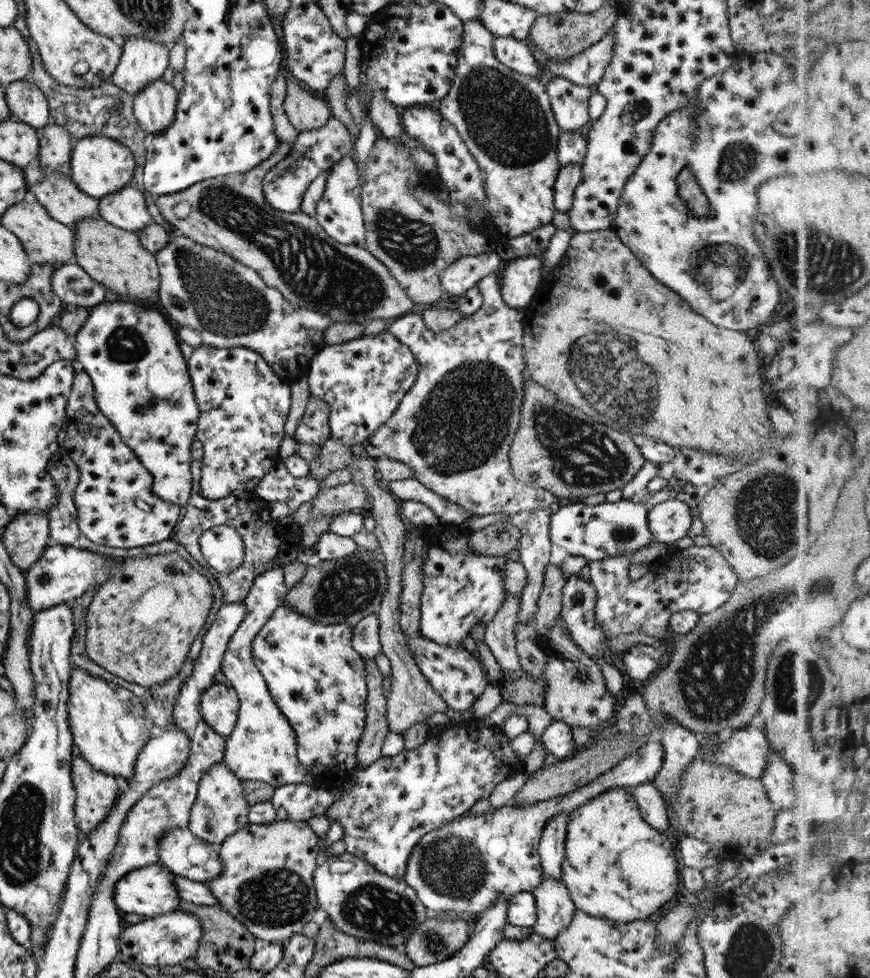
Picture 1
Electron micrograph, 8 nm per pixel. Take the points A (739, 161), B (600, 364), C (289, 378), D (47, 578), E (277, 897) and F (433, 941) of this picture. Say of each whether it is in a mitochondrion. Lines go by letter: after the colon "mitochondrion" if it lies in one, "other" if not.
A: mitochondrion
B: mitochondrion
C: other
D: mitochondrion
E: mitochondrion
F: mitochondrion

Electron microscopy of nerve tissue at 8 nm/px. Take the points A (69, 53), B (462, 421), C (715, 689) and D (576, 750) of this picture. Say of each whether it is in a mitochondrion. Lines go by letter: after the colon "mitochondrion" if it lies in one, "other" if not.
A: mitochondrion
B: mitochondrion
C: mitochondrion
D: other

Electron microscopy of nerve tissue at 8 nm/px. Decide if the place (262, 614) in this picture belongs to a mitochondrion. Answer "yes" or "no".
no

